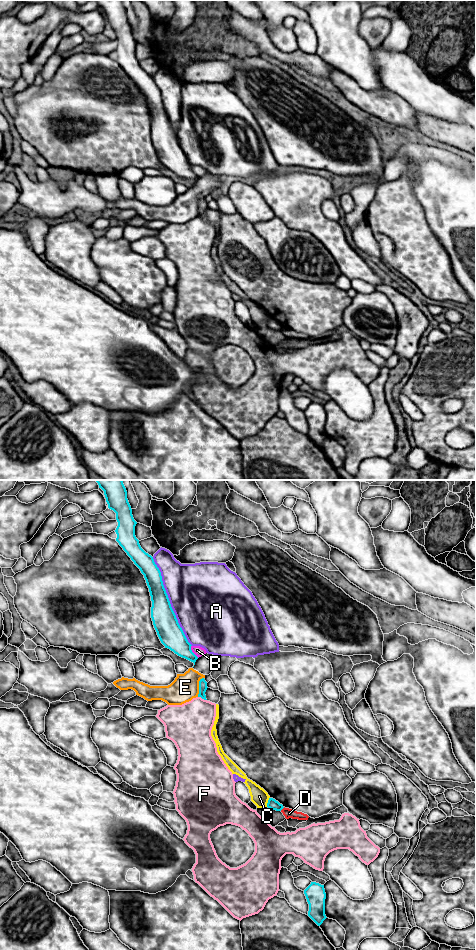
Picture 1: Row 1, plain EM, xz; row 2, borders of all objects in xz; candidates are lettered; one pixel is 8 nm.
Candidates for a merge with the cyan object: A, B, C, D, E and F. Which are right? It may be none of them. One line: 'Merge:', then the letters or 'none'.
Merge: none

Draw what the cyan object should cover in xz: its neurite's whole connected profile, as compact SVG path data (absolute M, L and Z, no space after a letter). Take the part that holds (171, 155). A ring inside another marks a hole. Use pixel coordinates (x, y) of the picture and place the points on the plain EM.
M95 0L104 11L108 28L116 33L118 46L116 61L144 95L149 108L152 127L151 138L161 163L178 176L194 183L198 177L192 172L176 135L171 127L163 105L159 88L151 75L140 66L135 56L137 42L127 19L127 11L122 0Z

